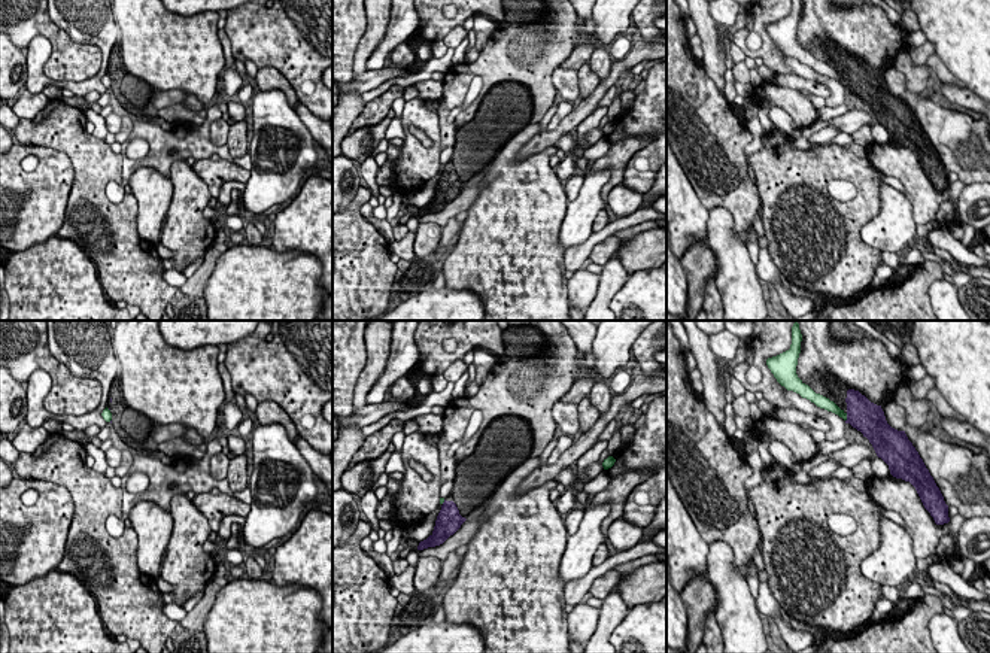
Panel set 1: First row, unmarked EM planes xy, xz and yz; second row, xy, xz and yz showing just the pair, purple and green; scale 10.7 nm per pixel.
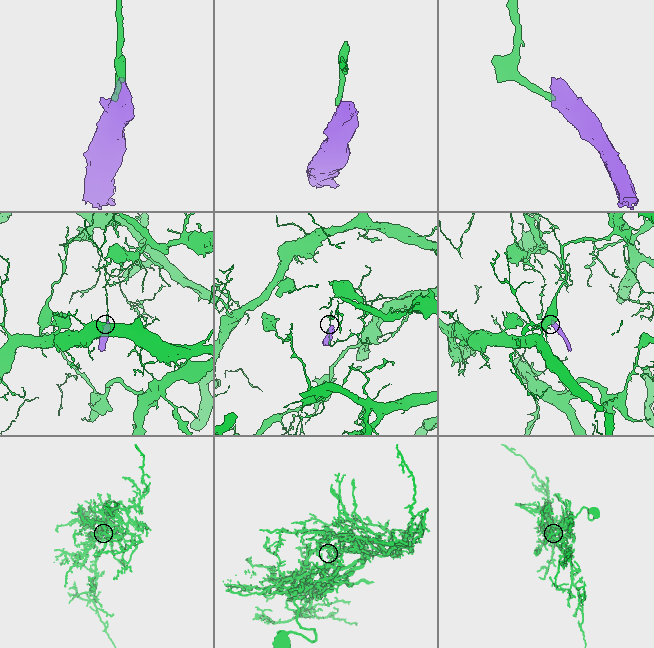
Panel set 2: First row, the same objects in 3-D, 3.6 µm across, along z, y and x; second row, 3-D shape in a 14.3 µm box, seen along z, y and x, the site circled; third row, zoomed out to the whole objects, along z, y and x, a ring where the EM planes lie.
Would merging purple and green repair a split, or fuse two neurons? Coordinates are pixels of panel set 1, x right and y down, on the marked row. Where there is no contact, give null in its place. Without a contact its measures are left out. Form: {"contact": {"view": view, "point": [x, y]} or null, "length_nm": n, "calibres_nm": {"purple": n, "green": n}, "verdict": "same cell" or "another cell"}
{"contact": {"view": "yz", "point": [847, 418]}, "length_nm": 100, "calibres_nm": {"purple": 340, "green": 120}, "verdict": "another cell"}

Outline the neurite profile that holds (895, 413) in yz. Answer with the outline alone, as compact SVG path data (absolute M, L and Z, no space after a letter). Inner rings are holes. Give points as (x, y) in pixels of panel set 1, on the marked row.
M889 398L883 407L884 416L887 423L898 429L898 431L904 431L907 426L905 417L907 417L907 411L905 407L898 404L893 398Z

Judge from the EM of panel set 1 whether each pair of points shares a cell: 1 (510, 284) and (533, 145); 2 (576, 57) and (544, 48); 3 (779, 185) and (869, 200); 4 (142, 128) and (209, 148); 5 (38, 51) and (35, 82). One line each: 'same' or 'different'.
1: different
2: different
3: same
4: same
5: same

